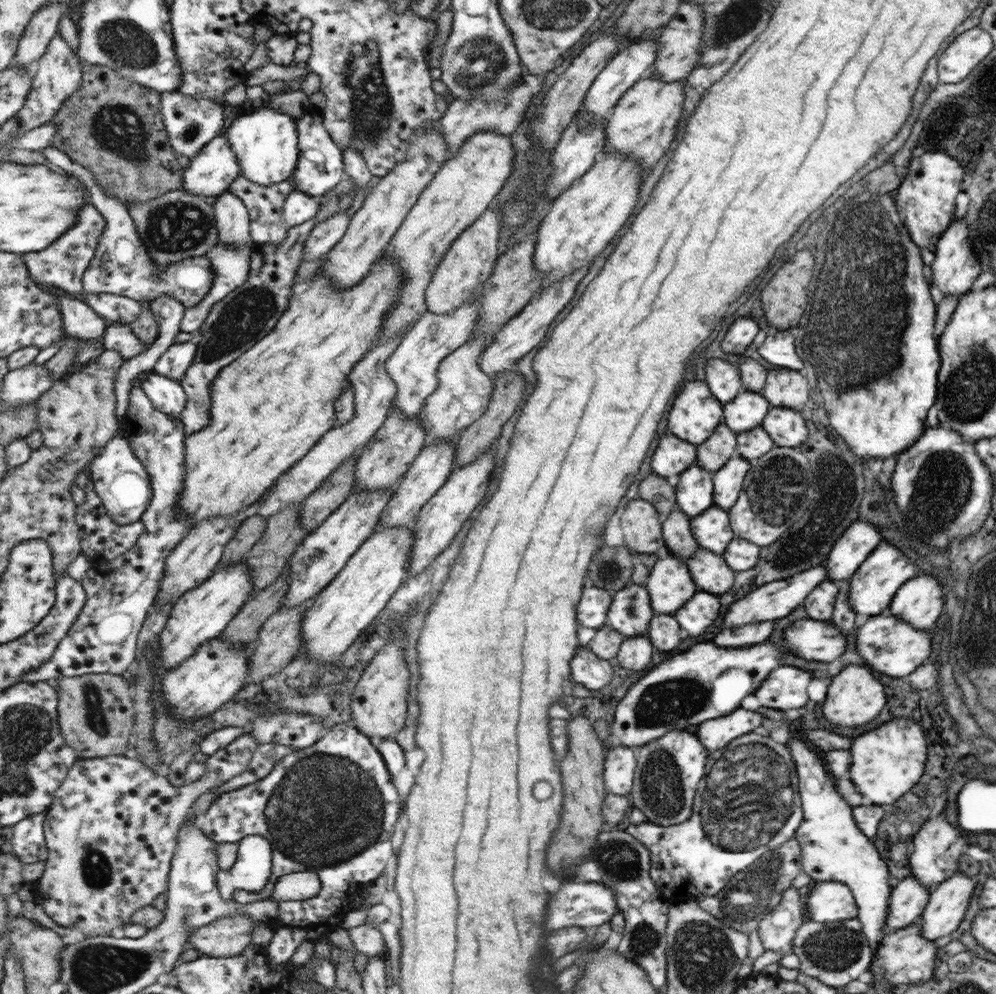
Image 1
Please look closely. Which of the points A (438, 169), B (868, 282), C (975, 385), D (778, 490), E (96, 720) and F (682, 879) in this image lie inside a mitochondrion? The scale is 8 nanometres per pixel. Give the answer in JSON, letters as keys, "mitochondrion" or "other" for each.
{"A":"other","B":"mitochondrion","C":"mitochondrion","D":"mitochondrion","E":"mitochondrion","F":"other"}

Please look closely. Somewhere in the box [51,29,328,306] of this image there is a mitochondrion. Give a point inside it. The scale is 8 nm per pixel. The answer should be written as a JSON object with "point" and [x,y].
{"point":[119,129]}

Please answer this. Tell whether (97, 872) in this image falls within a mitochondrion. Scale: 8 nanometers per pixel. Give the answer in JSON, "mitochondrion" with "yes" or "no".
{"mitochondrion":"yes"}

